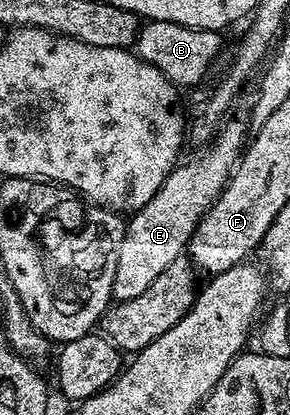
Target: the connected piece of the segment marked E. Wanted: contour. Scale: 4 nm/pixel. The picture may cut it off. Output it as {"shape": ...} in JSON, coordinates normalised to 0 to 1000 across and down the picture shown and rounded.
{"shape":[[[776,292],[762,316],[728,352],[700,359],[683,381],[652,390],[624,388],[559,443],[559,453],[483,506],[452,518],[438,537],[428,576],[407,598],[407,646],[386,696],[400,728],[462,723],[572,655],[583,636],[600,636],[645,605],[648,583],[707,511],[752,482],[772,448],[797,429],[814,393],[824,390],[834,354],[848,342],[841,304],[828,294]]]}

